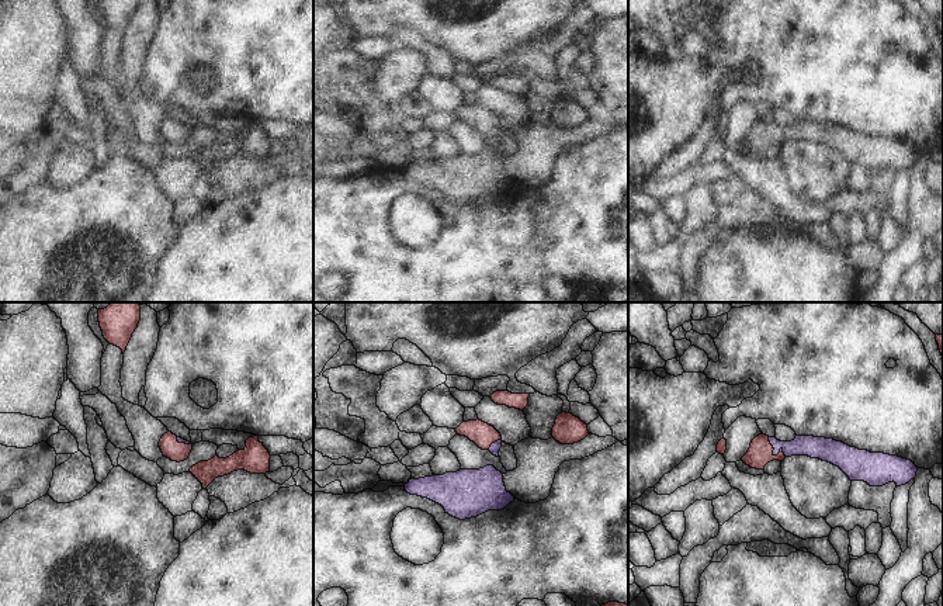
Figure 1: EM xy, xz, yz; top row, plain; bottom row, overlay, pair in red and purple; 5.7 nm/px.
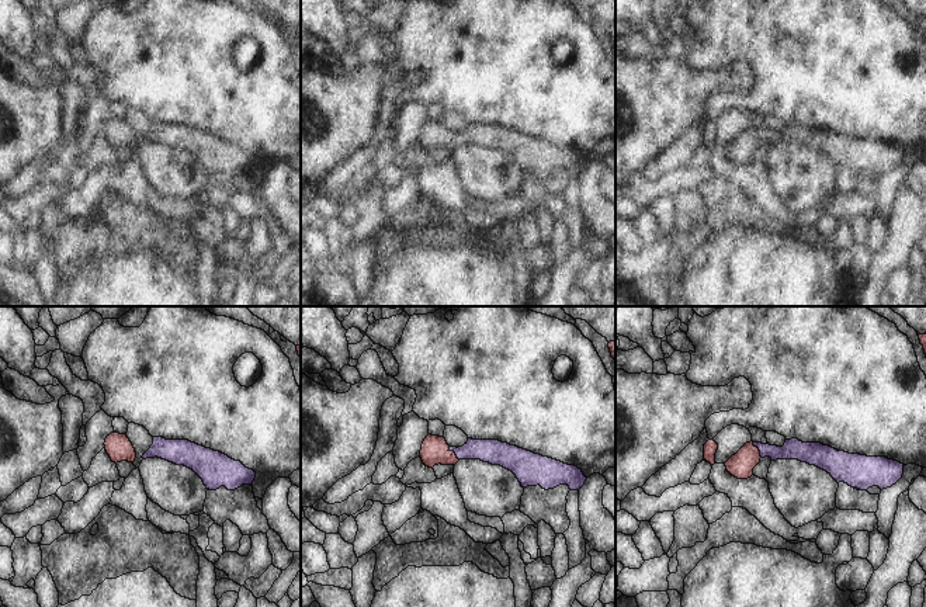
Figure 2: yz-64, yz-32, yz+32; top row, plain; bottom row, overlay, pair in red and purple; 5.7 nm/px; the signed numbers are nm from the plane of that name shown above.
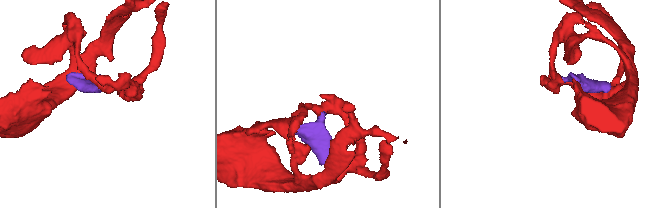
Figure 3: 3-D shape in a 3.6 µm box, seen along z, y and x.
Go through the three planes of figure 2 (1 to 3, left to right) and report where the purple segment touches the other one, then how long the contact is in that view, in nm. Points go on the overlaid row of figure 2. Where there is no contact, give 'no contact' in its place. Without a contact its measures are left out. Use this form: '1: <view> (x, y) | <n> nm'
1: no contact
2: yz-32 (454, 454) | 100 nm
3: yz+32 (758, 450) | 110 nm

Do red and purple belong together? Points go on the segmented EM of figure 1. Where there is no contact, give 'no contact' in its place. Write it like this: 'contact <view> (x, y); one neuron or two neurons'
contact yz (772, 452); one neuron

